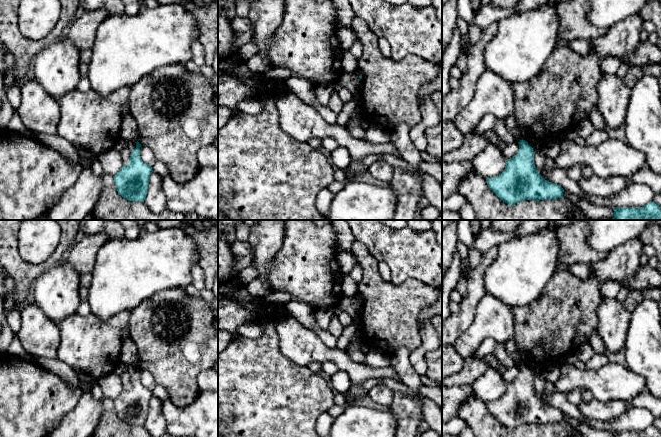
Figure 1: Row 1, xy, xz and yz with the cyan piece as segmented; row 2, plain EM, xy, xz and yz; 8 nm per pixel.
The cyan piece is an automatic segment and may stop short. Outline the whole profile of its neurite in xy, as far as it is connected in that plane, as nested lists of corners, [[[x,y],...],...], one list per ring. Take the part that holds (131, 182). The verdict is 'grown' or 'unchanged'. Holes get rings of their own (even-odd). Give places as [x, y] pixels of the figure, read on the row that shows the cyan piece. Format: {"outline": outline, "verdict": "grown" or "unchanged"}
{"outline": [[[138,141],[135,143],[136,148],[131,151],[130,163],[123,165],[113,178],[119,195],[128,201],[144,202],[153,170],[140,157],[142,145]]], "verdict": "unchanged"}

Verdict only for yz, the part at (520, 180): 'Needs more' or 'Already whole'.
Already whole

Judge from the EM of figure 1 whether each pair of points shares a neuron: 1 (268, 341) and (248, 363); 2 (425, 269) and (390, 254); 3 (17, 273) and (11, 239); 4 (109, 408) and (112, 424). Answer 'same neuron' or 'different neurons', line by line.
1: same neuron
2: same neuron
3: same neuron
4: same neuron

